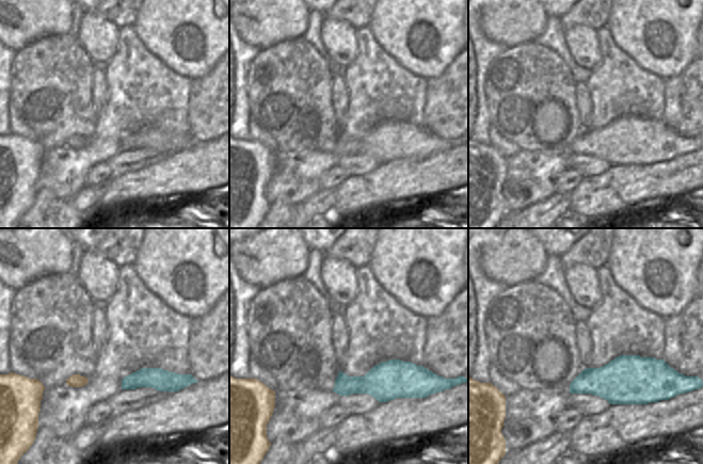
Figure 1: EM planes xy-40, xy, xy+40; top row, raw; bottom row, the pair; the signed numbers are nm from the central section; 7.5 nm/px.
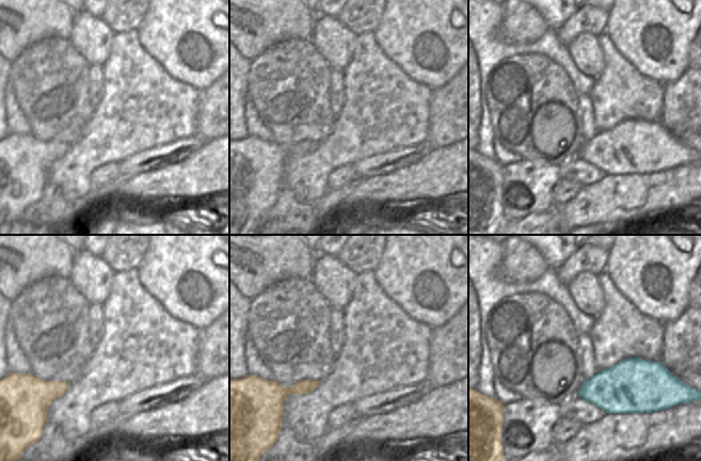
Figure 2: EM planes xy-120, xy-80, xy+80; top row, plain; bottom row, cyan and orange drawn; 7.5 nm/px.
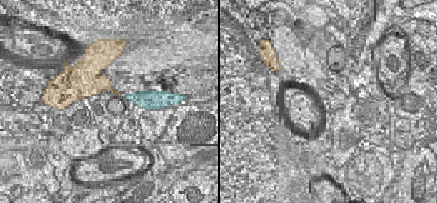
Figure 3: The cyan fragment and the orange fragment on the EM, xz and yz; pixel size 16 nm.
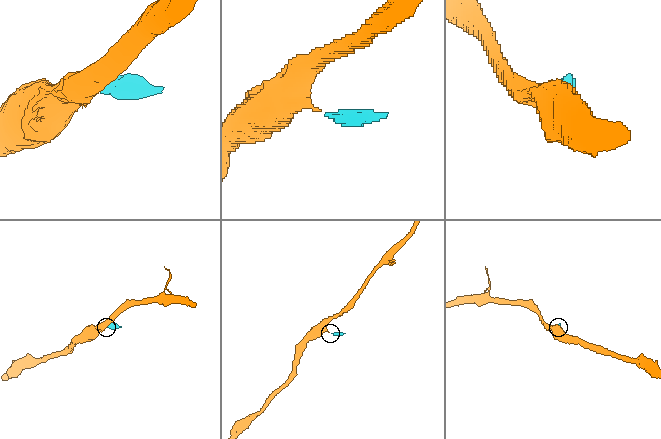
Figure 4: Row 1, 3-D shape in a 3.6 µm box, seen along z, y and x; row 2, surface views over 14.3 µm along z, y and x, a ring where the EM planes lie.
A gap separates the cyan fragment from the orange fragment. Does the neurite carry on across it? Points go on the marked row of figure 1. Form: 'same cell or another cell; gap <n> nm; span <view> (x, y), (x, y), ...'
same cell; gap 260 nm; span xy-40 (122, 380), (88, 380)

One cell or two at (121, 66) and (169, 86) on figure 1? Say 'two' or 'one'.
one

